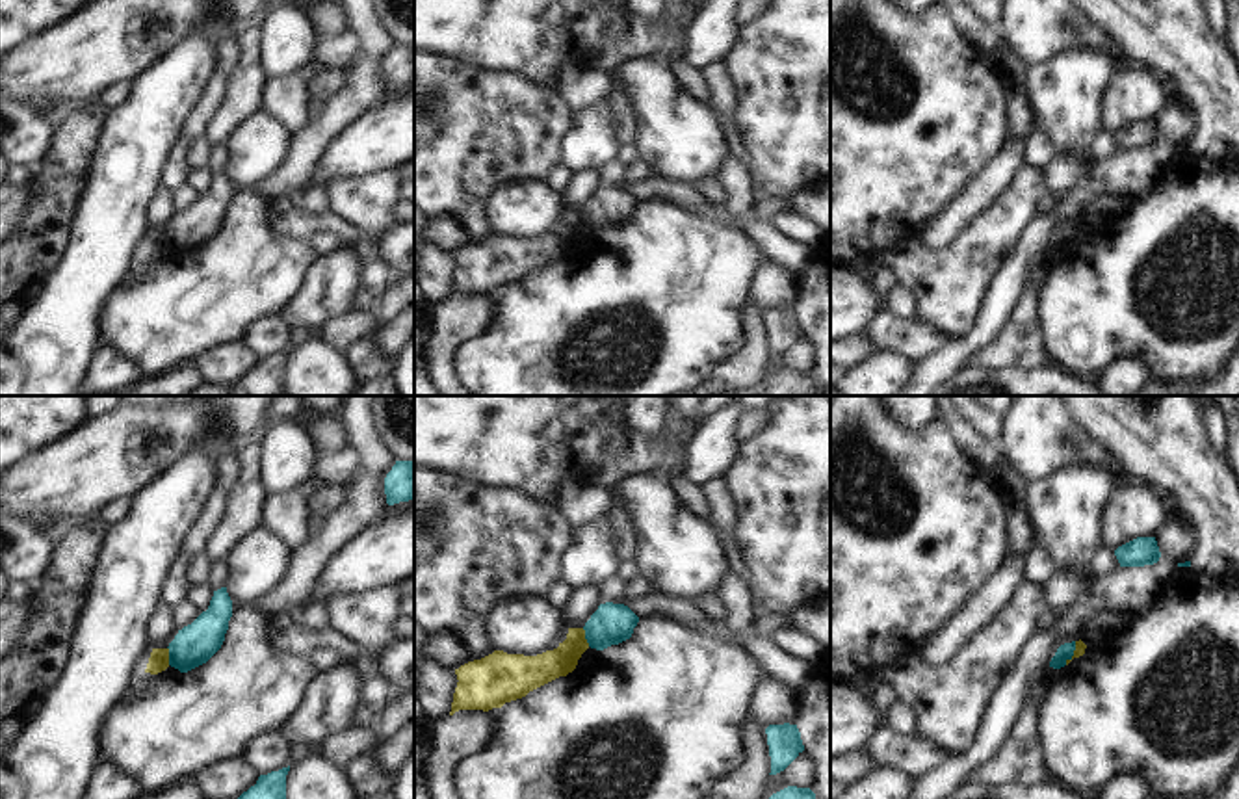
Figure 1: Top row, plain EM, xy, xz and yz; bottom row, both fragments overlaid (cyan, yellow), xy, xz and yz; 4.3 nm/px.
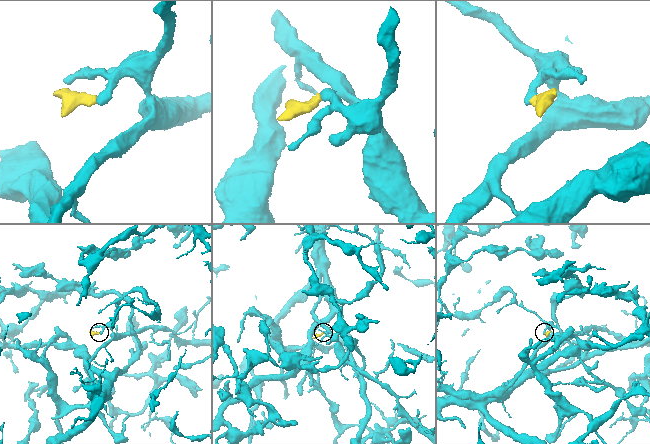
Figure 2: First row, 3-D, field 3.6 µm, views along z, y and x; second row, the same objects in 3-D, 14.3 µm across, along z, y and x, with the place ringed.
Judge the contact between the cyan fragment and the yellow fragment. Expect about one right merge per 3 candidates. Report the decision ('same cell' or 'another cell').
another cell

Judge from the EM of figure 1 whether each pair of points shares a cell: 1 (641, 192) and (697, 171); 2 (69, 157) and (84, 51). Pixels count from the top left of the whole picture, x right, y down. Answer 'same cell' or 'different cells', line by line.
1: different cells
2: different cells

